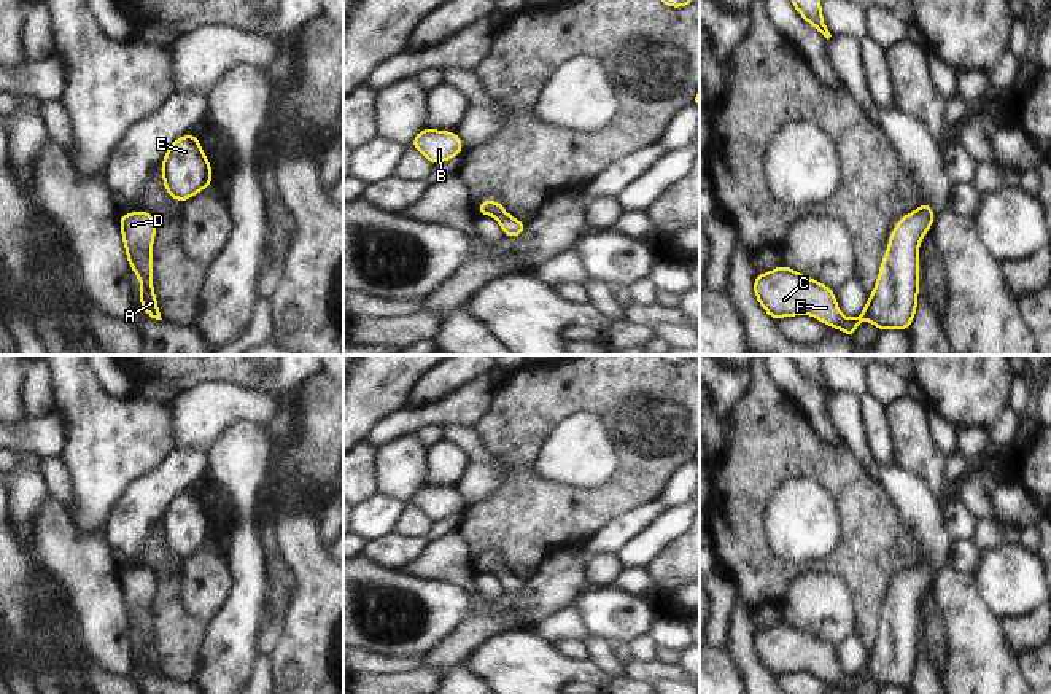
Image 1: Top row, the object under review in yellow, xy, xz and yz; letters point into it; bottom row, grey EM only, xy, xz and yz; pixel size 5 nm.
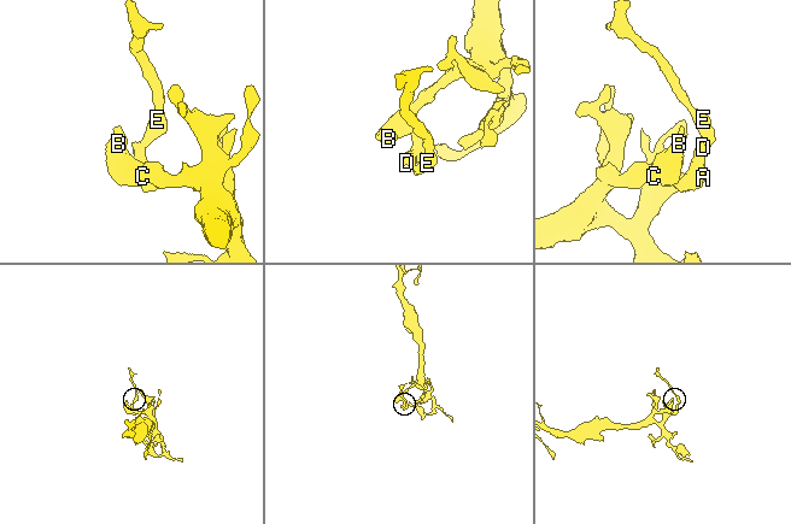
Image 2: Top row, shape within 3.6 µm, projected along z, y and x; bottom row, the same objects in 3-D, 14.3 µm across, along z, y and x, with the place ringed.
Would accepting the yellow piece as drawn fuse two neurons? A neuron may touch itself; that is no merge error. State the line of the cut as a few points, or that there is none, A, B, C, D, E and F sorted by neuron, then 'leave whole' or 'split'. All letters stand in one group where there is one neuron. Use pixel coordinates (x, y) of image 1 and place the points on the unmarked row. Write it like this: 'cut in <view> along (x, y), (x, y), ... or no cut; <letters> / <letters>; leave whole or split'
no cut; A B C D E F; leave whole

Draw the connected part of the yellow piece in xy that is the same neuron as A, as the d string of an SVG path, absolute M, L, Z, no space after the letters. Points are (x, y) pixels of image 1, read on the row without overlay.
M137 567L119 570L122 600L129 624L137 630L142 643L140 667L151 675L162 676L153 641L153 598L156 594L156 576L151 568Z

